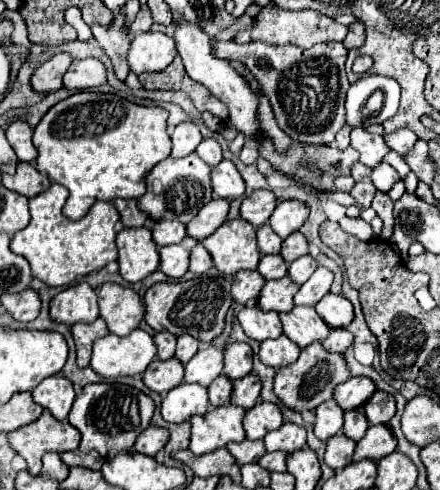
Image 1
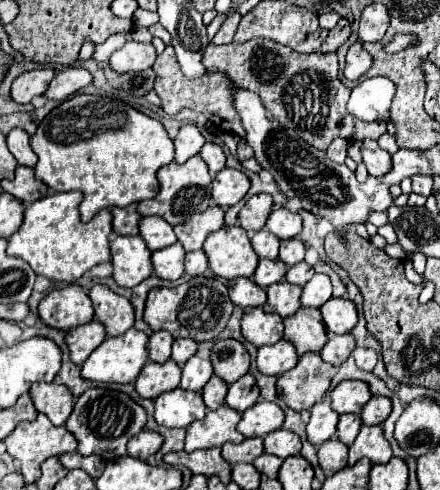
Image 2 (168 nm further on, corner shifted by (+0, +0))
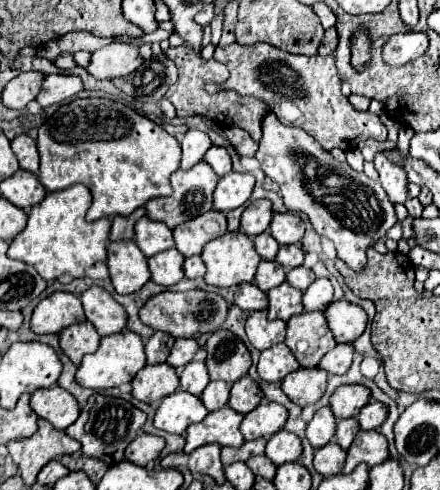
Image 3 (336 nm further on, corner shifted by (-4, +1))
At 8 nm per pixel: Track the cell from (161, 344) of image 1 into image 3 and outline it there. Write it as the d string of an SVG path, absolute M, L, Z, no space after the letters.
M156 331L148 343L146 343L146 361L152 363L152 365L158 365L158 363L164 363L170 355L170 349L174 345L174 337L170 333L164 333L164 331Z

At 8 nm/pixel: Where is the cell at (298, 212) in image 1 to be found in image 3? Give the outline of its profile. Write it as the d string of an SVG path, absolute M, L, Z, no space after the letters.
M276 213L270 223L270 235L280 245L298 243L304 235L304 223L296 213Z

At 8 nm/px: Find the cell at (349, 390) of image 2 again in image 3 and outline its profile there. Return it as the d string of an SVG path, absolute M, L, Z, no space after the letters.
M342 385L330 397L330 409L336 419L356 417L358 411L370 401L370 389L364 385Z

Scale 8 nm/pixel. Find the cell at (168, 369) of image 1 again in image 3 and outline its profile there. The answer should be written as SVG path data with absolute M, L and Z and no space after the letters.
M168 363L146 365L132 381L132 397L144 403L156 403L178 391L176 369Z

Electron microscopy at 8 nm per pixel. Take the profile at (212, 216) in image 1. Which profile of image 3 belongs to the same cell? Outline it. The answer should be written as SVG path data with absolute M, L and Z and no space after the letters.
M210 209L204 215L198 215L198 219L190 219L178 225L174 229L174 243L184 257L190 257L198 255L208 241L224 233L226 233L226 215L216 209Z

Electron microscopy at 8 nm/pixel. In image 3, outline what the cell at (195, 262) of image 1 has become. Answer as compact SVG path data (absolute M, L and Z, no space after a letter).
M194 255L194 257L186 257L186 261L184 261L184 275L186 275L188 279L202 277L204 271L206 271L206 265L202 263L202 259L200 259L198 255Z

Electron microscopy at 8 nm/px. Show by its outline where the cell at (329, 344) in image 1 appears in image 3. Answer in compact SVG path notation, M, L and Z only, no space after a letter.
M336 345L332 351L328 351L320 359L318 367L328 371L330 375L342 375L342 373L346 373L350 369L352 355L354 355L354 347L352 345Z

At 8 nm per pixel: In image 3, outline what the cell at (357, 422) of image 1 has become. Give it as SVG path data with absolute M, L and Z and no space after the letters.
M352 417L352 419L340 419L336 423L336 443L342 447L342 449L348 449L350 443L354 441L356 433L358 433L360 425L358 421Z

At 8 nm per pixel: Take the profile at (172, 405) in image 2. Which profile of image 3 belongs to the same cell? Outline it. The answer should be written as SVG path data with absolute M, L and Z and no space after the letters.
M176 391L162 399L154 415L154 427L172 435L184 435L192 423L200 423L208 415L200 397Z

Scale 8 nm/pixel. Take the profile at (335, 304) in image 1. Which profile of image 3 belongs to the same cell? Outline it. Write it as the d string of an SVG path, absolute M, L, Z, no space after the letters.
M346 299L332 301L330 307L324 311L328 325L334 333L336 343L352 343L356 341L366 329L366 311Z

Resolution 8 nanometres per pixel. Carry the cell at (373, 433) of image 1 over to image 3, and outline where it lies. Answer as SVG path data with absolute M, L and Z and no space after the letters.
M358 431L354 437L354 443L348 449L348 457L344 463L342 473L352 473L352 469L358 463L366 463L368 467L374 467L382 461L386 461L388 455L388 441L380 431Z

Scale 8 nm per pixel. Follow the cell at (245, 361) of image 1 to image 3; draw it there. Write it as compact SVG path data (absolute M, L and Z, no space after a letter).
M218 329L208 337L206 353L206 367L212 381L226 381L232 385L250 369L246 345L228 329Z

